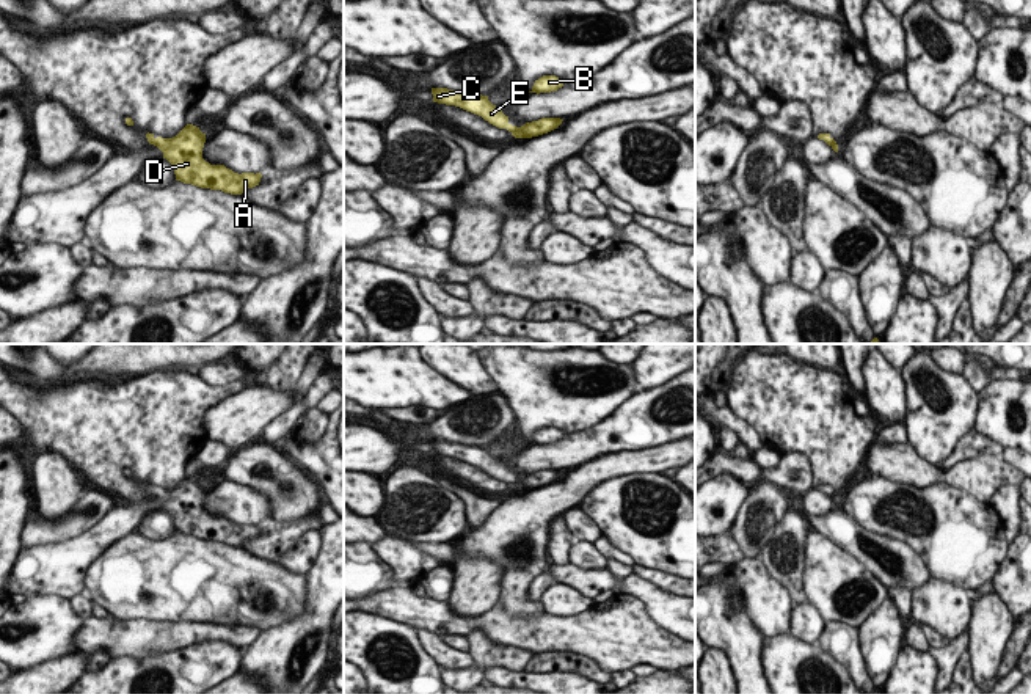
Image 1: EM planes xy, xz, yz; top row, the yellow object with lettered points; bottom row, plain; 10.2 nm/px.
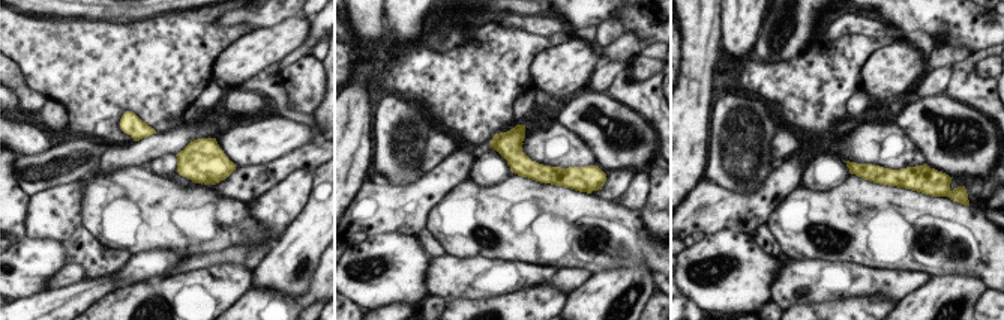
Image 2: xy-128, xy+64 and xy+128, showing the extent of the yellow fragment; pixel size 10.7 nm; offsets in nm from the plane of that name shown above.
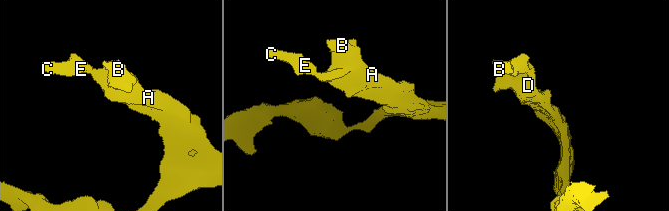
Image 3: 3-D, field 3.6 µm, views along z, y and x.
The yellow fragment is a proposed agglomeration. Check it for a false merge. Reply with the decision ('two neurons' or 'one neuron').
one neuron

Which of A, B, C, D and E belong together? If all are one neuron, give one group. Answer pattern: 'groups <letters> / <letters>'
groups A B C D E

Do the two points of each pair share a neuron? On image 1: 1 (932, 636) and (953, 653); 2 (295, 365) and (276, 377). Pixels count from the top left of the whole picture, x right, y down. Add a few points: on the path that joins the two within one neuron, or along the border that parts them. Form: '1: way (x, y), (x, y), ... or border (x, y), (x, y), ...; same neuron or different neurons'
1: border (951, 641), (942, 647), (929, 646); different neurons
2: way (291, 365), (281, 374); same neuron

